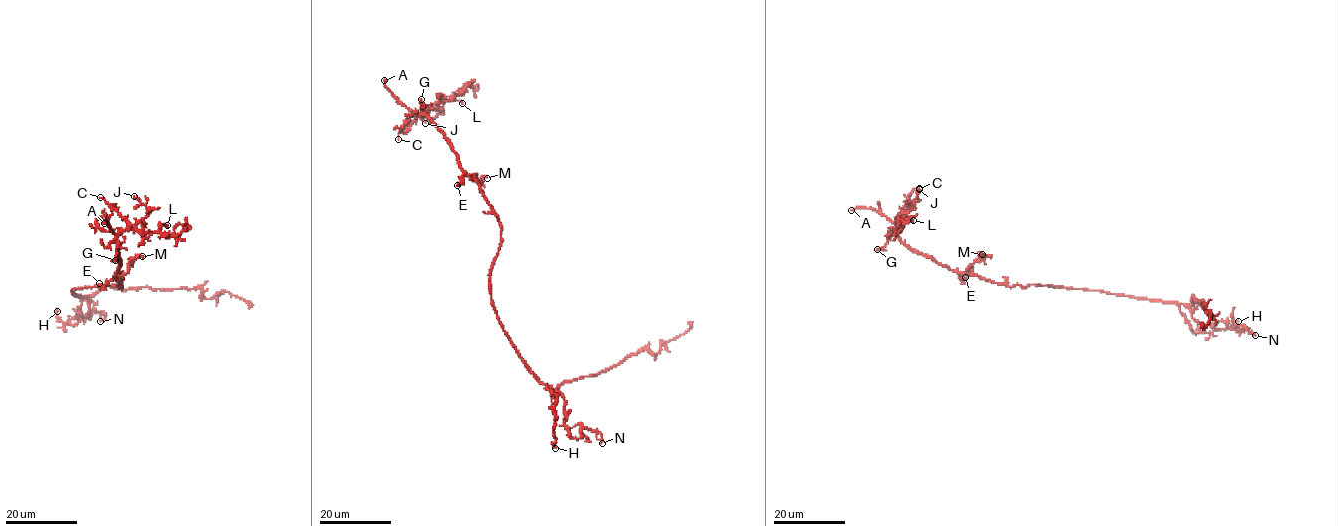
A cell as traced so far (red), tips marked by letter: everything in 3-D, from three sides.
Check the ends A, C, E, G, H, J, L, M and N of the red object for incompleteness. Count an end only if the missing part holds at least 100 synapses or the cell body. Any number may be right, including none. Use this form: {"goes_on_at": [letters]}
{"goes_on_at": ["A"]}

